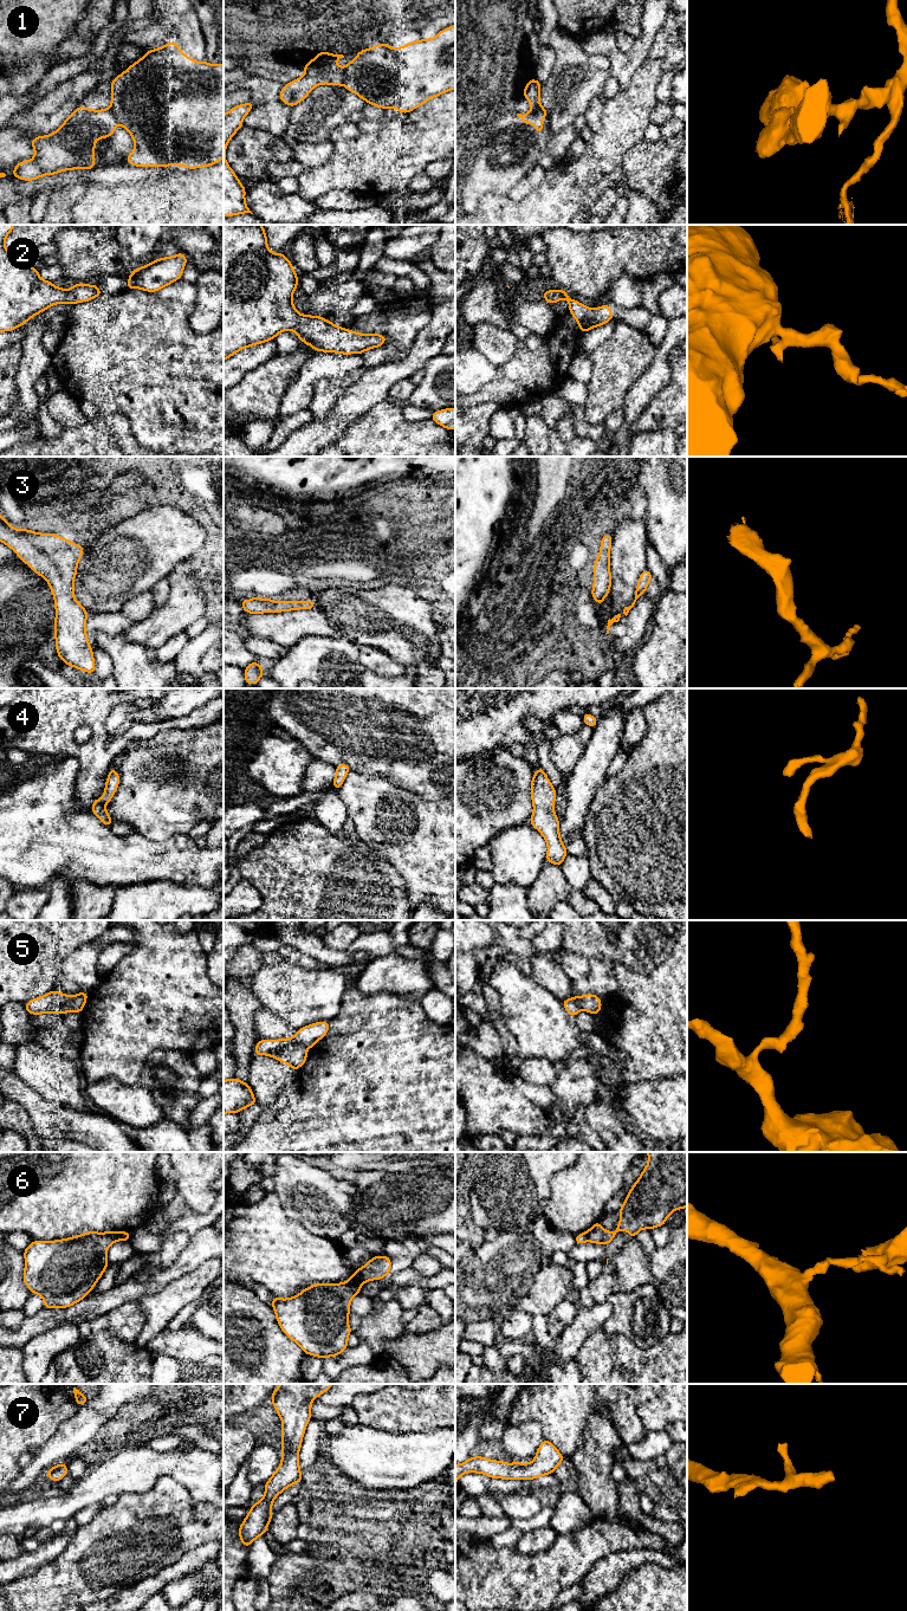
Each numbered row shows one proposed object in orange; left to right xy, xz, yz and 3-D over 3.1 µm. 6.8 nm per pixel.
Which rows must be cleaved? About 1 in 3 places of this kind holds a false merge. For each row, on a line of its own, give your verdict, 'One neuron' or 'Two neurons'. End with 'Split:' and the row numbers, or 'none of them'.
1: Two neurons
2: One neuron
3: One neuron
4: One neuron
5: Two neurons
6: Two neurons
7: One neuron
Split: 1, 5, 6

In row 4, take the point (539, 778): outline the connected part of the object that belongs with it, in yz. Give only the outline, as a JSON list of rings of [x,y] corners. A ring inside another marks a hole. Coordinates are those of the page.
[[[538,765],[538,771],[533,774],[531,781],[531,800],[533,814],[530,823],[544,836],[548,843],[546,861],[562,866],[568,852],[561,840],[559,821],[553,810],[556,790],[540,765]]]

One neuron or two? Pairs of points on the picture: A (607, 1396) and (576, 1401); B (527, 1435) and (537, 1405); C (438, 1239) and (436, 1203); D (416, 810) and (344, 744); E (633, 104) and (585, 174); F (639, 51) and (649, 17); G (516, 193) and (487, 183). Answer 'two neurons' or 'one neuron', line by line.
A: two neurons
B: two neurons
C: two neurons
D: two neurons
E: one neuron
F: one neuron
G: two neurons

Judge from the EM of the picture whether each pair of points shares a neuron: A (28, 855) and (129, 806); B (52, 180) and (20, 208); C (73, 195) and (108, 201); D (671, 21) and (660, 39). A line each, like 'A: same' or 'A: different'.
A: different
B: different
C: different
D: same

